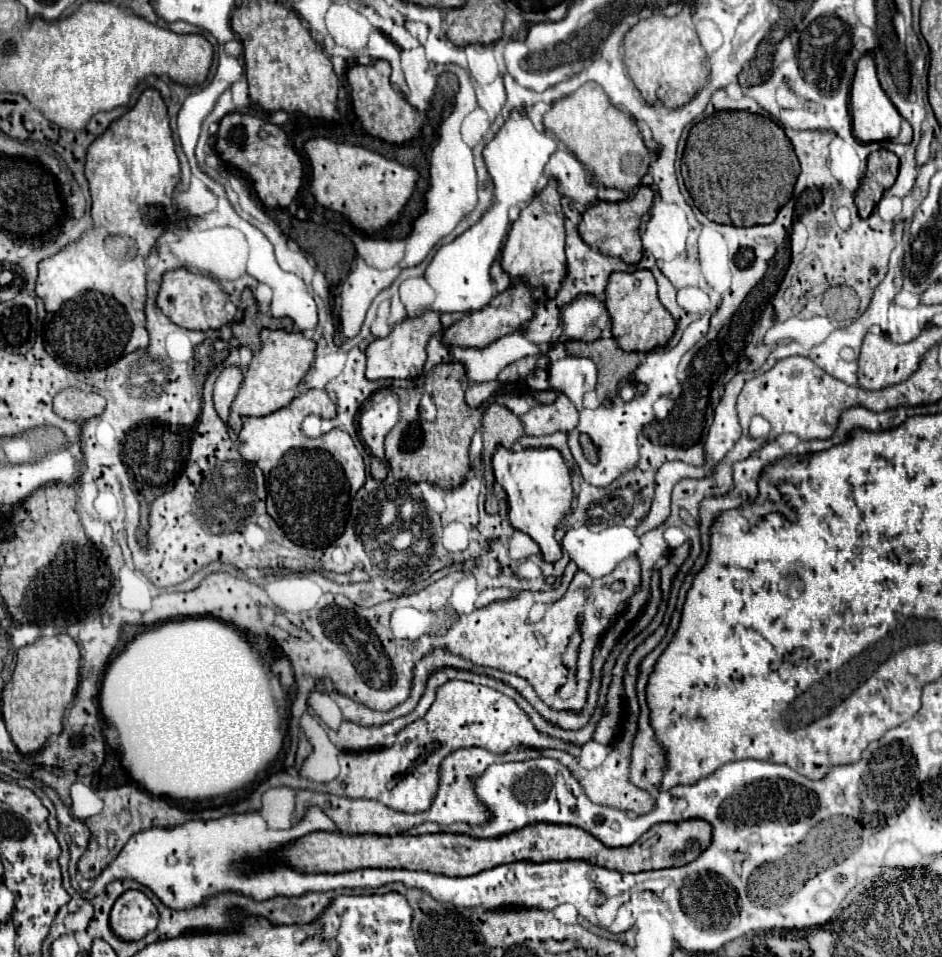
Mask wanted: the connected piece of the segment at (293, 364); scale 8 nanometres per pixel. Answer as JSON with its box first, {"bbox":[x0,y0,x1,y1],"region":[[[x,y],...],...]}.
{"bbox":[228,330,315,432],"region":[[[263,330],[261,332],[261,350],[253,354],[253,360],[245,372],[243,384],[237,392],[237,398],[231,406],[228,426],[235,432],[242,428],[243,416],[267,416],[291,404],[295,398],[297,386],[301,378],[307,374],[313,358],[315,358],[315,342],[305,338],[301,332],[285,332],[285,330]]]}

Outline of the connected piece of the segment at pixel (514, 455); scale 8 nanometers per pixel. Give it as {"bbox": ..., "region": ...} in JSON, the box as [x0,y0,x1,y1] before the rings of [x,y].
{"bbox":[493,448,573,562],"region":[[[497,448],[493,456],[495,480],[505,488],[509,502],[509,520],[513,528],[529,534],[541,548],[545,562],[555,562],[561,556],[561,546],[553,538],[557,524],[571,508],[573,488],[571,474],[561,454],[555,448],[531,448],[521,452]]]}

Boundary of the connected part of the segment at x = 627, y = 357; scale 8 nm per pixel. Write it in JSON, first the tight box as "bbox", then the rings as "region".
{"bbox":[565,338,641,400],"region":[[[599,338],[591,344],[569,340],[565,342],[567,354],[575,356],[575,346],[581,346],[581,352],[577,348],[577,354],[589,356],[599,370],[597,394],[601,400],[609,400],[617,392],[619,382],[641,364],[641,356],[637,352],[623,352],[613,338]]]}

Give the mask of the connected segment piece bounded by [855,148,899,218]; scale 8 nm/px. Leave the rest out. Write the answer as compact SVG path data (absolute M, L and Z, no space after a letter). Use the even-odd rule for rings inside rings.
M881 148L869 154L867 174L861 180L861 186L855 196L855 204L859 208L861 218L869 218L869 214L883 198L883 194L895 184L897 170L899 170L899 158L893 152Z

